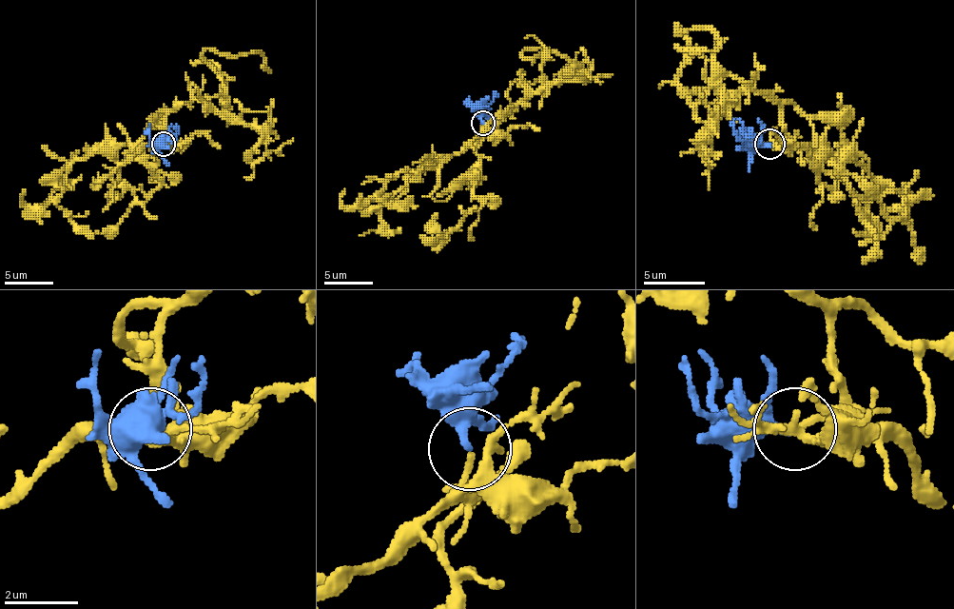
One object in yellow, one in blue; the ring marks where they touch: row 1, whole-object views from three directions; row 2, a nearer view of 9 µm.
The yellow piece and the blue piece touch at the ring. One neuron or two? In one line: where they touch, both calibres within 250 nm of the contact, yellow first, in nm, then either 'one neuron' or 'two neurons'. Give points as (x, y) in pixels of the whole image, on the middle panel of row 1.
place (483, 123); calibres 160 and 240 nm; one neuron

